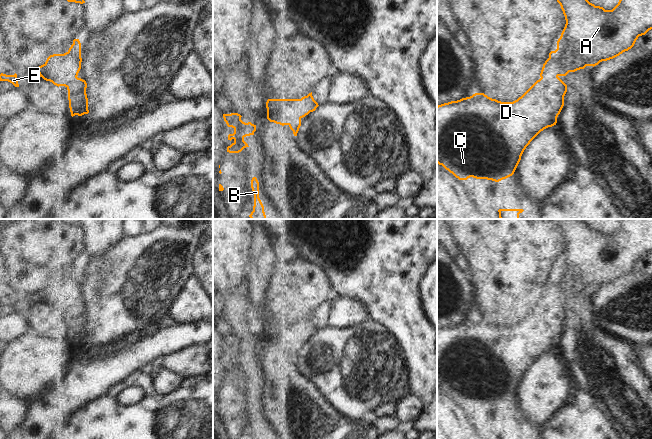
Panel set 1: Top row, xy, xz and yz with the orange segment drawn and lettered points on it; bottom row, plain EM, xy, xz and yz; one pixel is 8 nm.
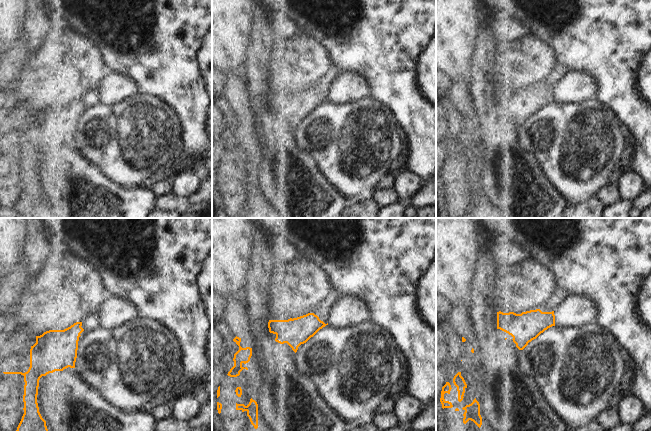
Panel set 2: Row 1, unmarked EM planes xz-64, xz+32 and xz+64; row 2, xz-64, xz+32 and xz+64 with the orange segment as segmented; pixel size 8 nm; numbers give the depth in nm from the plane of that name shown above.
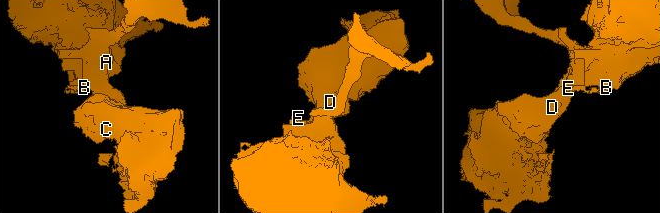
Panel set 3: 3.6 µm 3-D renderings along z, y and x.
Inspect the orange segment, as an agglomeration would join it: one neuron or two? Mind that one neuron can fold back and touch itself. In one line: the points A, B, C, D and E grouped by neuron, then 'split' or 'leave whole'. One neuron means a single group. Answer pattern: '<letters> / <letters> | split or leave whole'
A B C D E | leave whole

